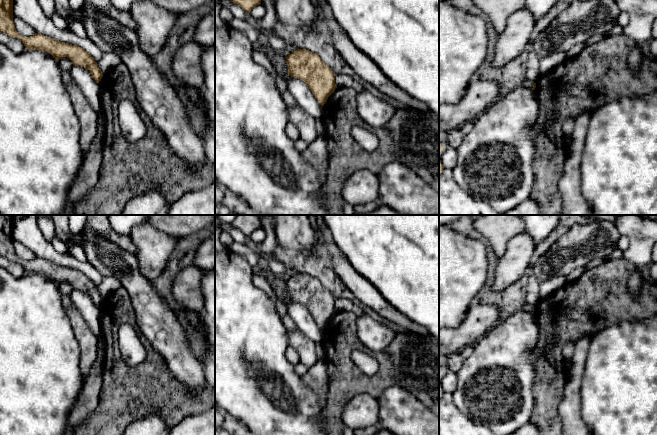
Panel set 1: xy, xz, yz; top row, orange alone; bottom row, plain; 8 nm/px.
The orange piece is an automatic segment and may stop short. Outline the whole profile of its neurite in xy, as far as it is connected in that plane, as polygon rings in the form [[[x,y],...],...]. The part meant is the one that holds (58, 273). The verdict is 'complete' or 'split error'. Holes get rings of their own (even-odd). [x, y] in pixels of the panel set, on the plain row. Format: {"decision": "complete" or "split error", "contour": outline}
{"decision": "complete", "contour": [[[0,215],[0,255],[13,262],[20,263],[28,274],[41,274],[51,278],[57,285],[68,281],[74,290],[89,294],[93,303],[99,307],[103,301],[94,282],[83,272],[57,265],[48,260],[35,257],[31,261],[21,260],[13,246],[14,215]]]}

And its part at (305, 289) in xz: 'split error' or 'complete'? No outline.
complete

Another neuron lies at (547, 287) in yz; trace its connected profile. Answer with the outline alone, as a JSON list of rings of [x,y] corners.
[[[558,276],[549,280],[539,282],[540,299],[547,298],[549,295],[555,293],[565,284],[565,276]]]

